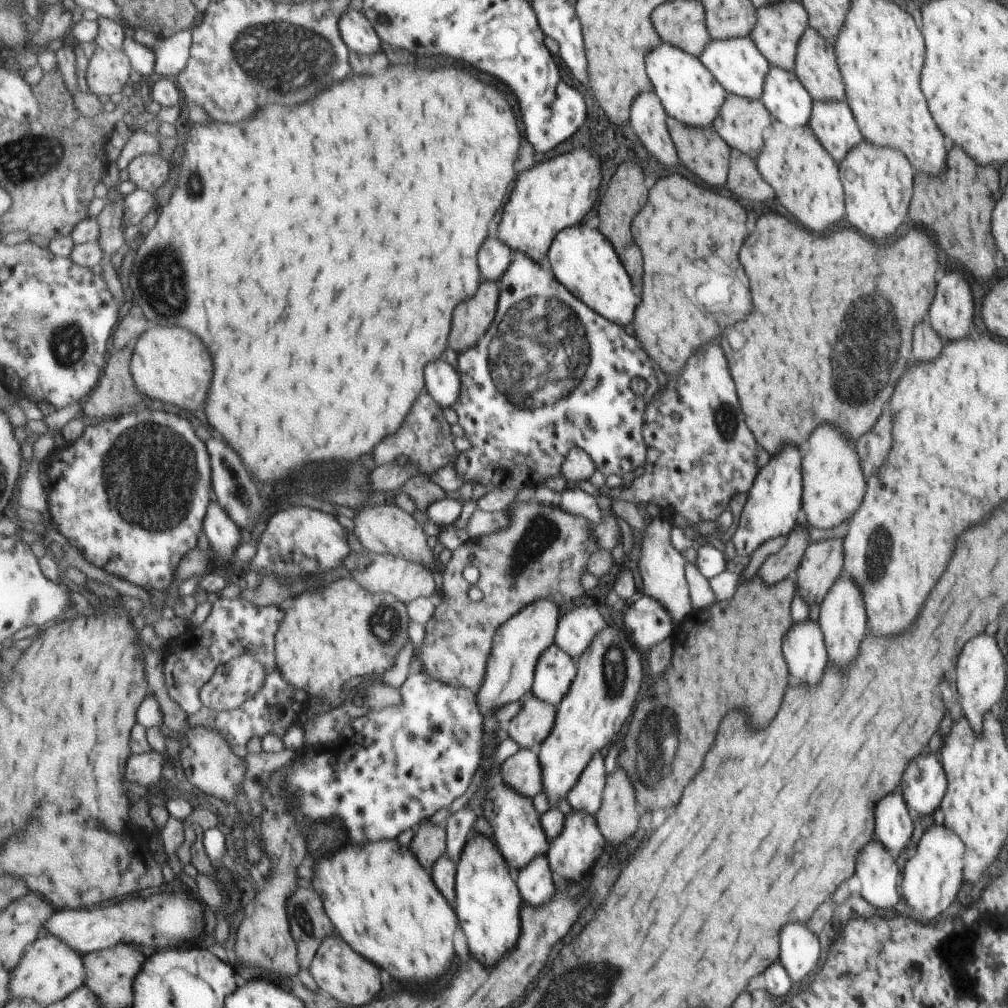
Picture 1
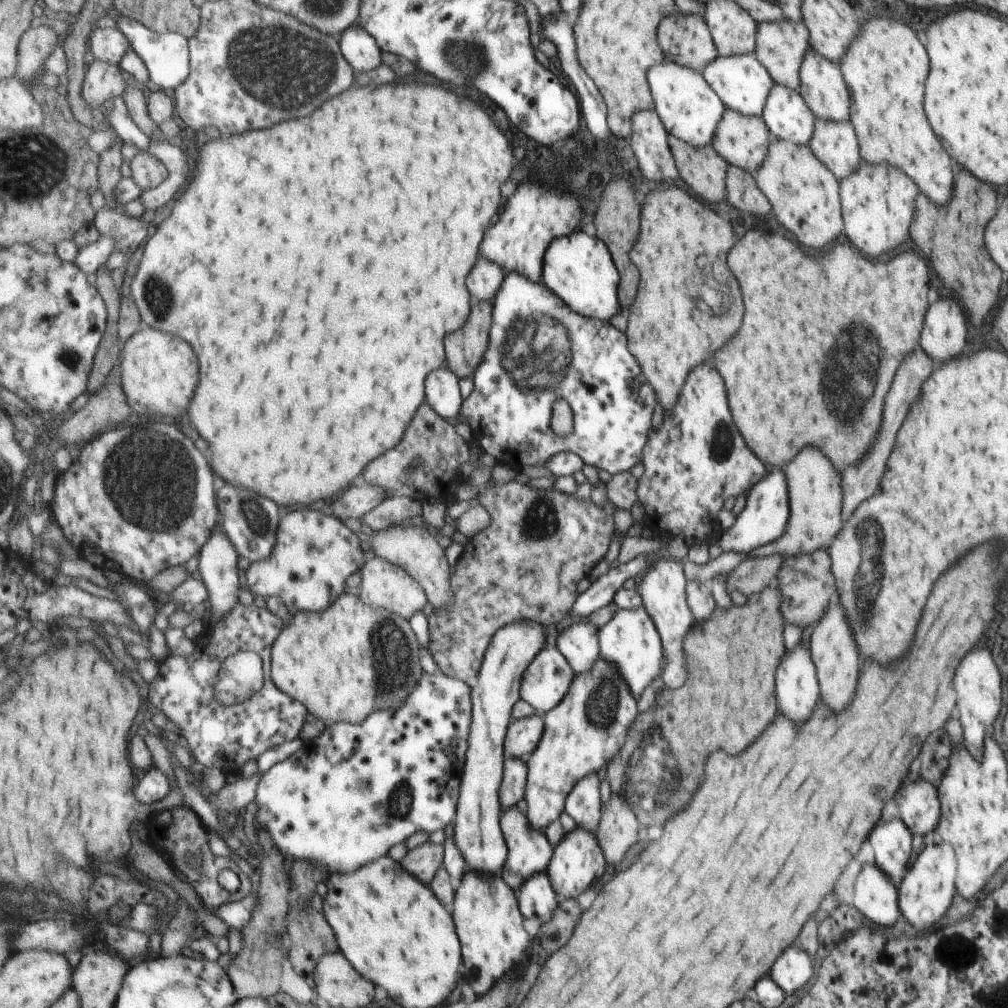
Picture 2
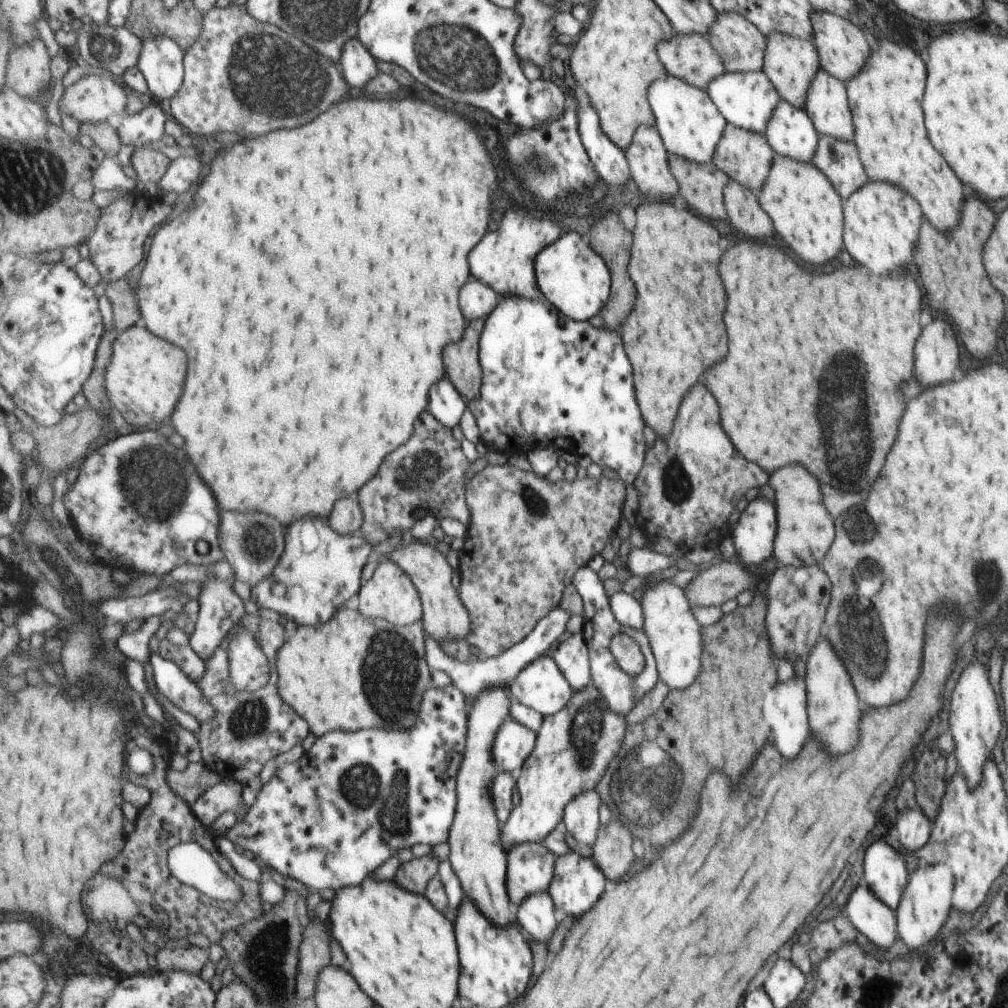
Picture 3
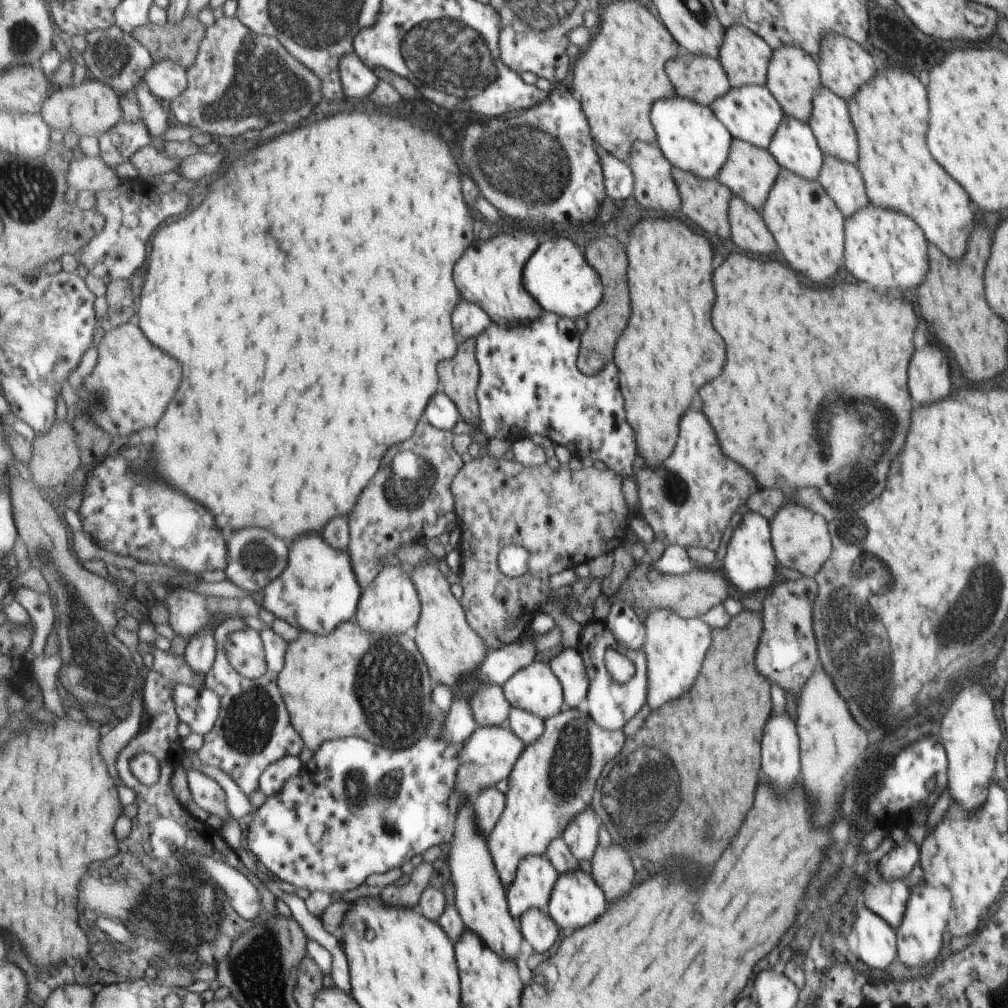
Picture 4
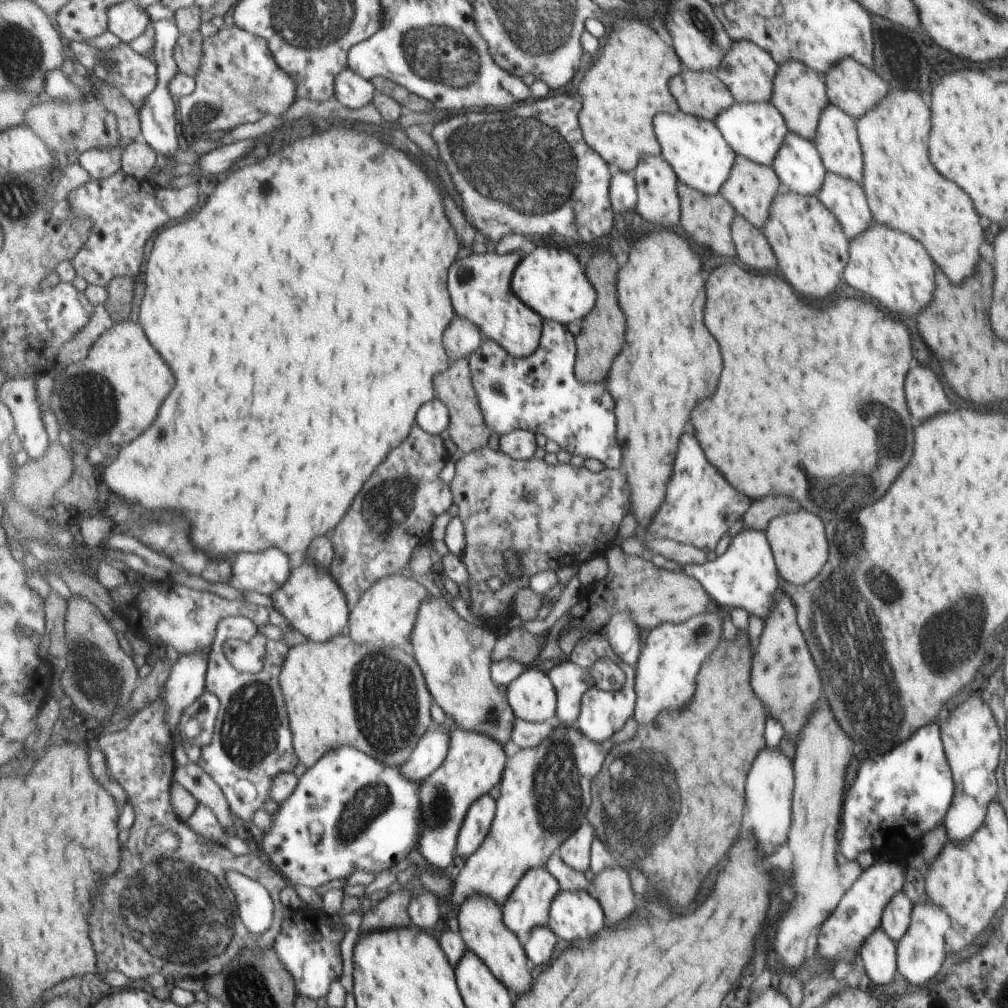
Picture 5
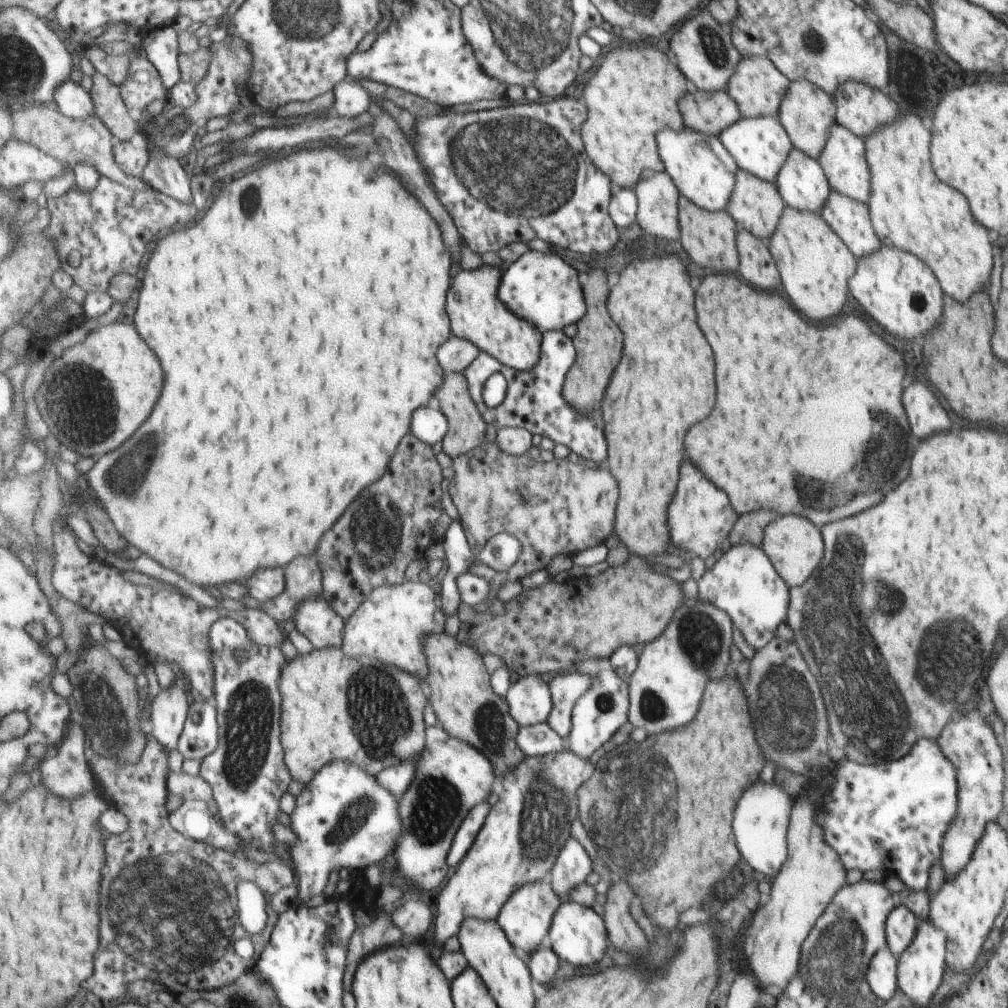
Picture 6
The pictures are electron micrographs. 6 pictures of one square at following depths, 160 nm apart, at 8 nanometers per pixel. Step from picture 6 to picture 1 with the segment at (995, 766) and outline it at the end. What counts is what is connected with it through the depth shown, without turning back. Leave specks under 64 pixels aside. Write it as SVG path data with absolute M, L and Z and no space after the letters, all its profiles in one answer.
M979 634L969 640L965 646L965 654L961 654L961 666L957 666L957 690L961 690L961 710L968 723L977 733L982 729L985 710L989 710L1003 694L1005 688L1005 660L995 644L995 640L987 634Z

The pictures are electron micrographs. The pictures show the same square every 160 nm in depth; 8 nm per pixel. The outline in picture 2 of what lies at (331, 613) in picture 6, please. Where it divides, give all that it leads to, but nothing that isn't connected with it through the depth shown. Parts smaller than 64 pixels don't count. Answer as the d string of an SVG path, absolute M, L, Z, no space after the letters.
M311 508L295 510L279 523L273 552L265 560L255 561L249 565L246 570L247 587L252 594L265 599L278 596L291 614L301 611L323 613L345 593L343 590L347 578L353 572L360 571L366 563L363 548L359 544L361 538L362 535L349 530L349 526L345 526L335 514L329 516Z

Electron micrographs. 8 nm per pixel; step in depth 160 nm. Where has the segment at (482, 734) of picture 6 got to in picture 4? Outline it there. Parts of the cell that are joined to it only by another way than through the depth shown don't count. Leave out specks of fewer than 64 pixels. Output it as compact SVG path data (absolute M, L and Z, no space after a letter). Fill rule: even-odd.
M419 563L410 574L422 604L421 618L412 635L429 667L432 681L451 687L456 695L465 679L480 673L480 666L489 654L487 643L468 621L462 602L455 598L449 580L436 563ZM478 683L480 688L470 697L475 718L483 727L503 725L511 716L512 703L505 696L504 687Z

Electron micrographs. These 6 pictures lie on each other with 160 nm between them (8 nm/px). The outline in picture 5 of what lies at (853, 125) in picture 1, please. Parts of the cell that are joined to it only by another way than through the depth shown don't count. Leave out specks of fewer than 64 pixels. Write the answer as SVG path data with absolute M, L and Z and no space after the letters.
M829 171L825 190L817 194L821 204L833 214L847 238L863 232L872 222L862 185Z

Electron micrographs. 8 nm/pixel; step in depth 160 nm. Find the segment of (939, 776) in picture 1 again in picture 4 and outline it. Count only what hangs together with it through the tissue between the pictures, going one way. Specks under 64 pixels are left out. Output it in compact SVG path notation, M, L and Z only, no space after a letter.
M905 836L901 844L896 844L884 854L875 864L880 877L892 881L892 878L902 878L919 862L919 847L909 837Z

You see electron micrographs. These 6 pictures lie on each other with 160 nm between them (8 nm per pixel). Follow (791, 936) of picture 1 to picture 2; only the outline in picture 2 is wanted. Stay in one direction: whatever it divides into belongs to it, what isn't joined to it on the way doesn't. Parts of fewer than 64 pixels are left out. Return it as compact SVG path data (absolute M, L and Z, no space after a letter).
M789 946L789 950L785 950L781 958L777 958L771 970L771 978L777 982L784 996L801 988L811 978L811 974L811 958L798 946Z

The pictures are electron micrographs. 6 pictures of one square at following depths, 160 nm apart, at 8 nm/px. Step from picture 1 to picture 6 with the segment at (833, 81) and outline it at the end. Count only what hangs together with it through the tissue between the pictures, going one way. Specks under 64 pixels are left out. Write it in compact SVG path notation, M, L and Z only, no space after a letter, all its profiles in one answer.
M837 123L829 128L827 142L816 160L831 189L836 190L840 195L847 195L866 204L870 194L870 174L867 174L868 164L865 164L866 158L863 158L863 143L848 127Z

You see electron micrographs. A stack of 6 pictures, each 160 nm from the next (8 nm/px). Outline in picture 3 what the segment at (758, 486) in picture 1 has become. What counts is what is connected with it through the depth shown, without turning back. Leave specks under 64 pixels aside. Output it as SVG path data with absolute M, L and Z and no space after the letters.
M752 495L748 505L739 514L736 514L730 531L730 538L736 554L743 566L757 566L765 558L771 556L771 542L775 542L776 536L776 507L773 500L763 495Z

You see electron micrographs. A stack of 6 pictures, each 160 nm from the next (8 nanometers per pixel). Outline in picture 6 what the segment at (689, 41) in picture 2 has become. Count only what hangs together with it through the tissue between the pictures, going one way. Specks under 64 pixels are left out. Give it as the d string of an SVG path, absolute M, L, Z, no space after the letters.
M726 88L716 92L693 90L679 100L679 111L688 129L718 136L741 117Z

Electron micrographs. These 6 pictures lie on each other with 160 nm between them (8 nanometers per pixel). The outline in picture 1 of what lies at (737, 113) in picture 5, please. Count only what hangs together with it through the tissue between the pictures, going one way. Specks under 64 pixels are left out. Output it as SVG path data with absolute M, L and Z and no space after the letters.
M749 36L730 39L711 39L698 58L707 67L727 94L757 100L763 94L764 76L769 62Z

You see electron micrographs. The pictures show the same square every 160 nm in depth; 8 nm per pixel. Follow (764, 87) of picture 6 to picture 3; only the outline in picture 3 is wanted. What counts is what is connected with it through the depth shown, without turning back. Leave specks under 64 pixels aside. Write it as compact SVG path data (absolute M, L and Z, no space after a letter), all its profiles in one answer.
M716 13L715 22L705 36L720 57L724 70L730 73L748 73L763 68L763 56L767 38L744 16L737 13Z

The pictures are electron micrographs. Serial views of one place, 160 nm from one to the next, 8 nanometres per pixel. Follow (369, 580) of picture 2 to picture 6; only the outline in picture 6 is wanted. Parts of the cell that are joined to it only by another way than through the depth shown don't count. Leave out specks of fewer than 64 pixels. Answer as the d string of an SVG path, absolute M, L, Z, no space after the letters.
M419 580L405 581L395 586L382 586L369 595L367 601L346 621L342 649L349 658L379 658L387 665L399 666L417 674L425 692L429 694L427 677L431 673L427 655L424 653L424 638L433 633L443 633L445 620L439 595Z

